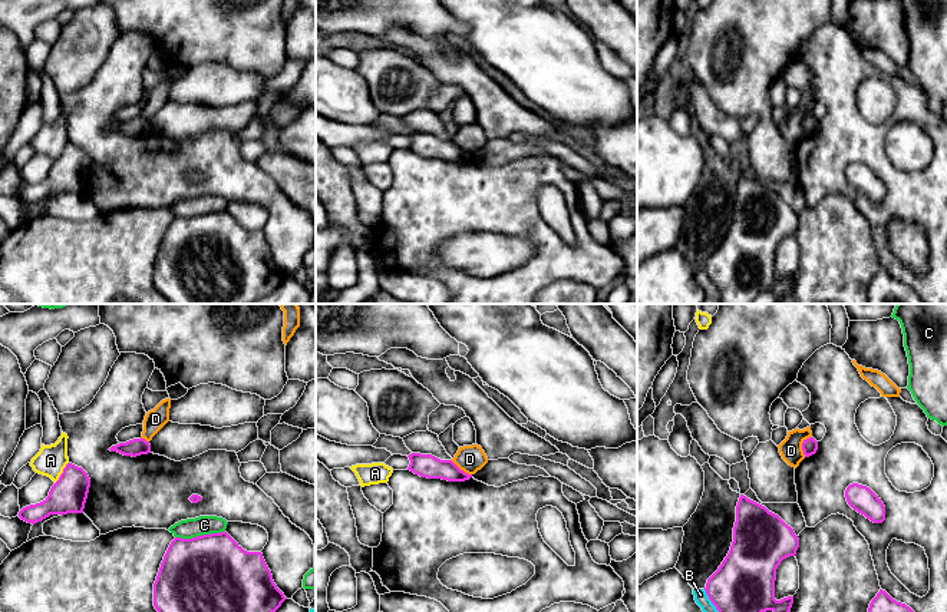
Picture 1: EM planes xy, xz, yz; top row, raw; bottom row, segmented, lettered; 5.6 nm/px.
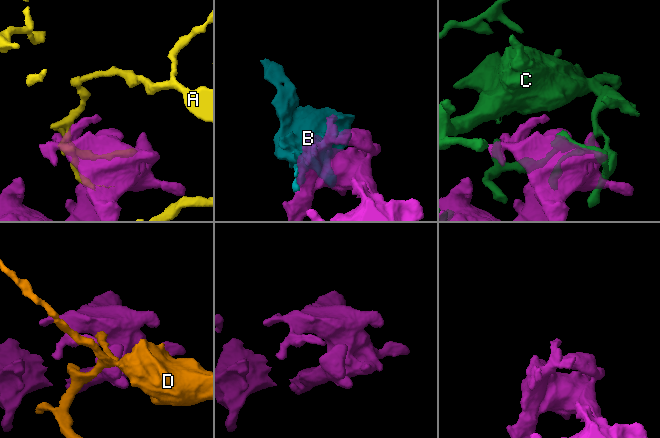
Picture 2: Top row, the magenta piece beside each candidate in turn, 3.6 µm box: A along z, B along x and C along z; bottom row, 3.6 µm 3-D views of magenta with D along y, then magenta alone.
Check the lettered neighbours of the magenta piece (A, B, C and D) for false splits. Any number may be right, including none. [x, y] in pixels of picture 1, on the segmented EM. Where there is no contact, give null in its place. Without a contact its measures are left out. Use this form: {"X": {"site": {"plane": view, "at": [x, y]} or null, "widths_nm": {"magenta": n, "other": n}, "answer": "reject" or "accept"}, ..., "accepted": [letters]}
{"A": {"site": {"plane": "xy", "at": [62, 473]}, "widths_nm": {"magenta": 200, "other": 170}, "answer": "reject"}, "B": {"site": {"plane": "yz", "at": [710, 599]}, "widths_nm": {"magenta": 340, "other": 80}, "answer": "reject"}, "C": {"site": {"plane": "xy", "at": [200, 536]}, "widths_nm": {"magenta": 440, "other": 110}, "answer": "reject"}, "D": {"site": {"plane": "yz", "at": [802, 446]}, "widths_nm": {"magenta": 90, "other": 130}, "answer": "reject"}, "accepted": []}

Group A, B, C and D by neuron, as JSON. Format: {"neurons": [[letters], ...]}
{"neurons": [["A"], ["B"], ["C"], ["D"]]}

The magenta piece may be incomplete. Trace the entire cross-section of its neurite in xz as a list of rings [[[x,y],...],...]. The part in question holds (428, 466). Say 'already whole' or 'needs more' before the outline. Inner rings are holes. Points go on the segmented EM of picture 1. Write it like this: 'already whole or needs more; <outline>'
already whole; [[[412,453],[407,456],[410,464],[407,470],[428,479],[442,479],[448,482],[465,482],[472,474],[461,470],[452,460],[440,460],[432,454]]]

